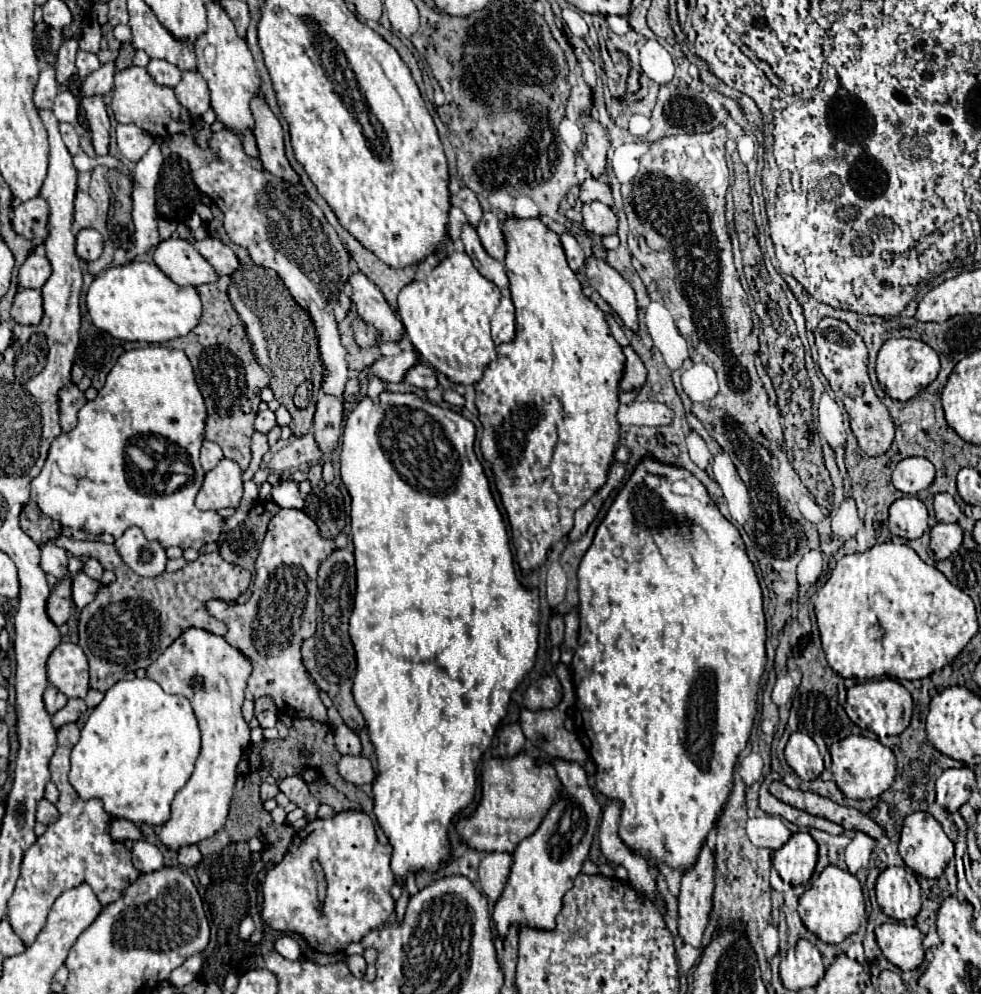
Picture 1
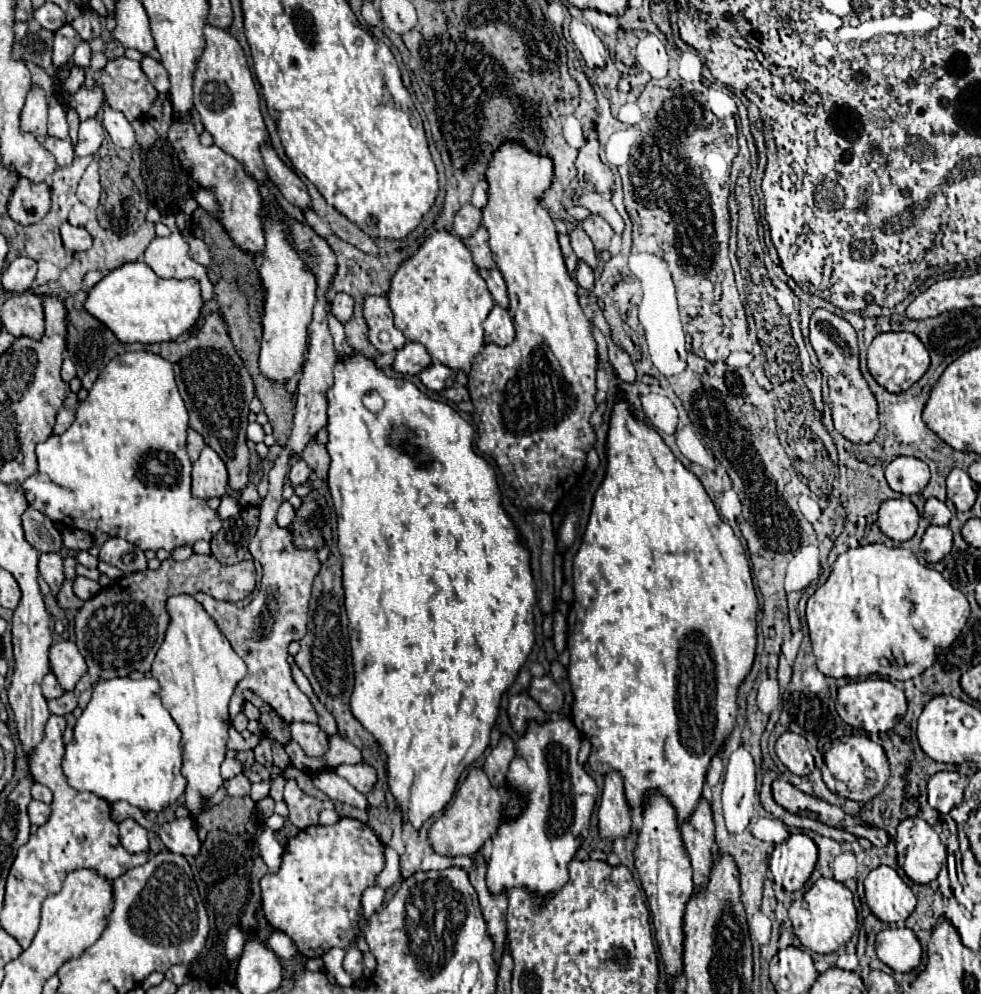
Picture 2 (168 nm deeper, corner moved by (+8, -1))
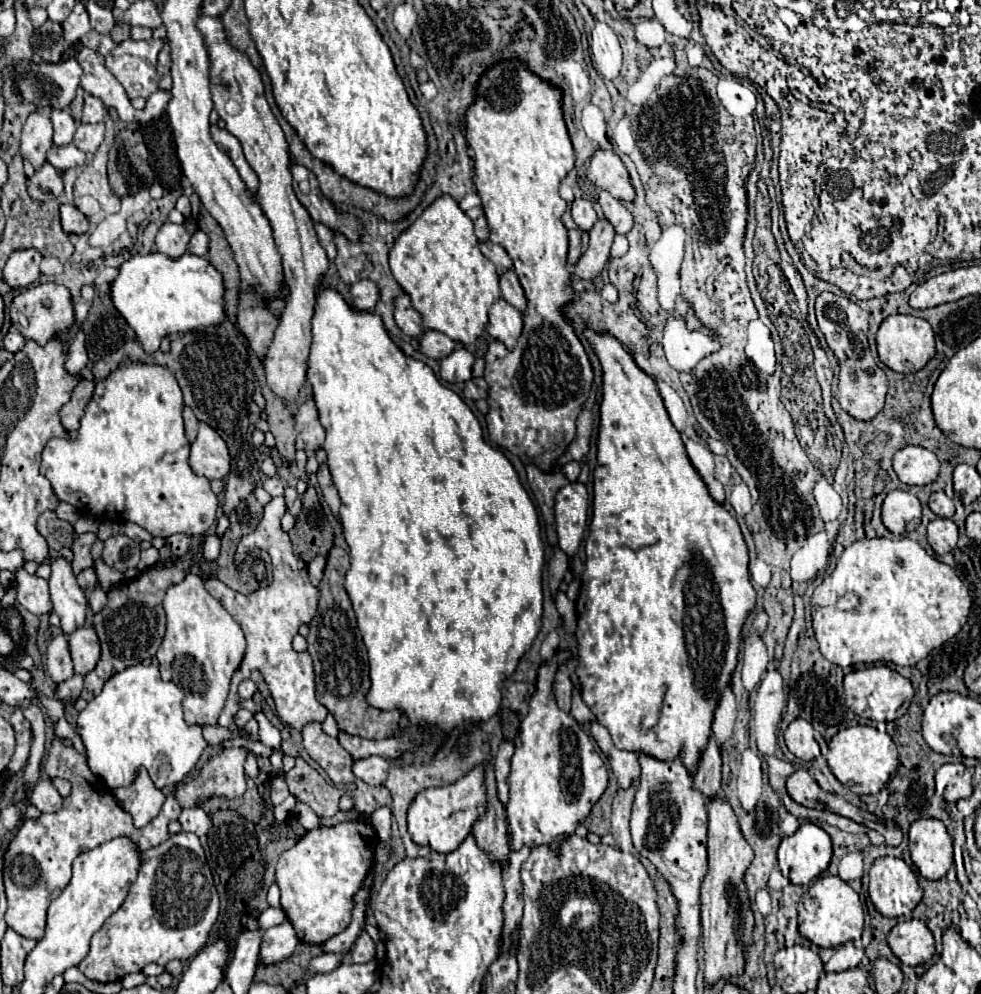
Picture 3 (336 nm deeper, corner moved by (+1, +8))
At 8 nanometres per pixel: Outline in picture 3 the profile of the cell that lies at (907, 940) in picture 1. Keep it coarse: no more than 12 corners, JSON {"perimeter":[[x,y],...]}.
{"perimeter":[[920,919],[898,923],[888,935],[894,955],[910,967],[936,953]]}

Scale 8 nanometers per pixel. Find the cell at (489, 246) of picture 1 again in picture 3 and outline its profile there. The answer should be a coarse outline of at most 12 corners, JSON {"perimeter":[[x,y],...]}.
{"perimeter":[[492,241],[480,243],[484,257],[494,263],[498,275],[514,267],[512,259]]}

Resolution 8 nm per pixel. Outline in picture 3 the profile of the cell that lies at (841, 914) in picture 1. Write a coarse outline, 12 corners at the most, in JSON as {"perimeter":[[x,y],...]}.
{"perimeter":[[840,877],[802,895],[798,931],[816,947],[860,939],[864,911]]}

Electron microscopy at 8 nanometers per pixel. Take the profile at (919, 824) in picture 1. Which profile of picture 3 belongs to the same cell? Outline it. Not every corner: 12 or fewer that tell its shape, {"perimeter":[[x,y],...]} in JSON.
{"perimeter":[[938,819],[910,825],[920,875],[942,879],[952,867],[952,837]]}

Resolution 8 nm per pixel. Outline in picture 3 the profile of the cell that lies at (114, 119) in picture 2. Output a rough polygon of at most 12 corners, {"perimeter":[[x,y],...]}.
{"perimeter":[[84,47],[76,59],[80,85],[112,107],[124,123],[136,123],[118,79],[100,55]]}

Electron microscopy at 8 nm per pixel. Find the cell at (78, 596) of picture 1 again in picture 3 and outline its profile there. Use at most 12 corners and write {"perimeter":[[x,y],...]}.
{"perimeter":[[84,569],[76,579],[82,589],[98,585],[96,571]]}

